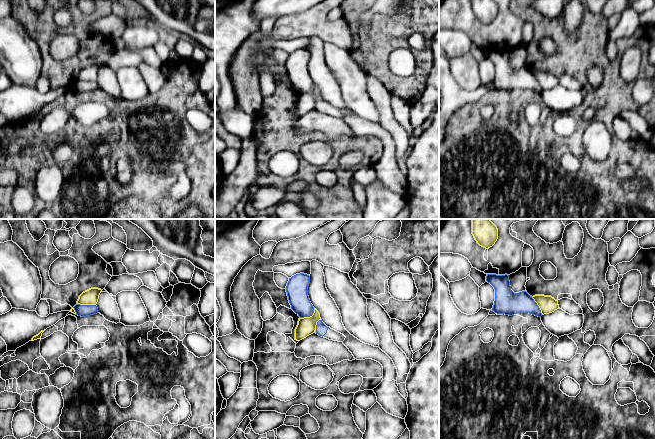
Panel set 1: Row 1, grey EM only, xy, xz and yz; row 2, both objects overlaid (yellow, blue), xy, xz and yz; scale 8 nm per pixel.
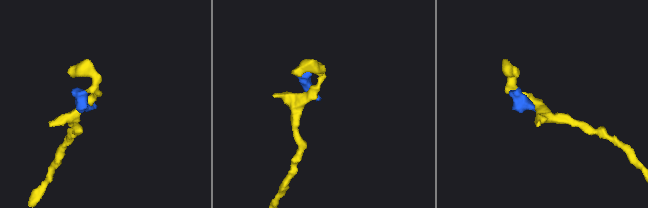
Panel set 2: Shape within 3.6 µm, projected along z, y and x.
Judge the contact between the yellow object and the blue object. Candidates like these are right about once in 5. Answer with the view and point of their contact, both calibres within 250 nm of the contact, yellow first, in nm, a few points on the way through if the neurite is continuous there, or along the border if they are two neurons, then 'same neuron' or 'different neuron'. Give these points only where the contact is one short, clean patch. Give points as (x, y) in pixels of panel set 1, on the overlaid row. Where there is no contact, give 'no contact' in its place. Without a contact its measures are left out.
contact xz (310, 316); calibres 150 and 180 nm; different neuron

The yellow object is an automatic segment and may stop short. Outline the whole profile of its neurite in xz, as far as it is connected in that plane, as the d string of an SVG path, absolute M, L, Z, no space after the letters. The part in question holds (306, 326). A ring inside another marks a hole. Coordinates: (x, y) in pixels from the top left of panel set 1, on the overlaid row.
M314 308L314 313L310 317L299 318L295 329L295 340L300 341L315 333L317 322L321 320L319 312Z

